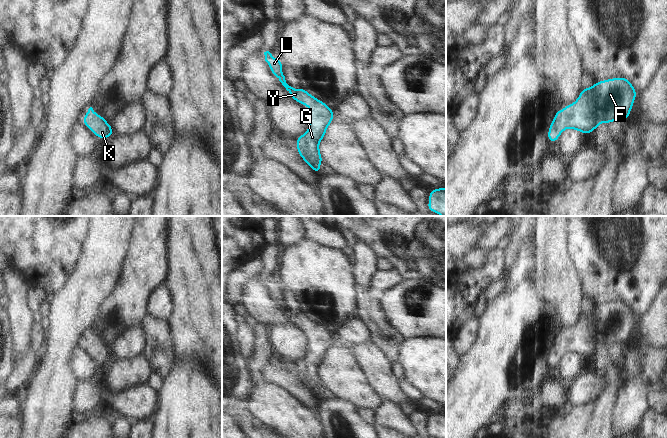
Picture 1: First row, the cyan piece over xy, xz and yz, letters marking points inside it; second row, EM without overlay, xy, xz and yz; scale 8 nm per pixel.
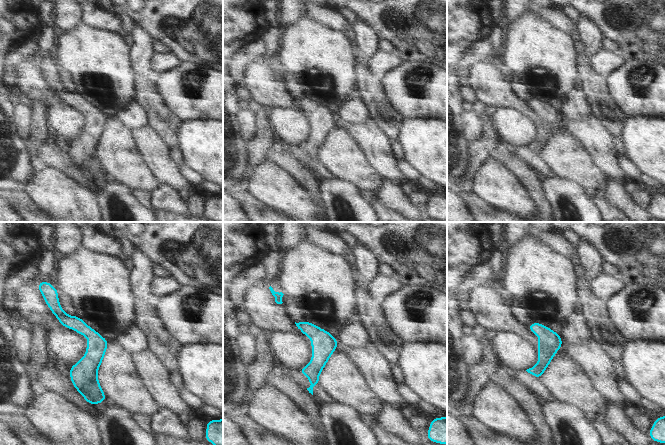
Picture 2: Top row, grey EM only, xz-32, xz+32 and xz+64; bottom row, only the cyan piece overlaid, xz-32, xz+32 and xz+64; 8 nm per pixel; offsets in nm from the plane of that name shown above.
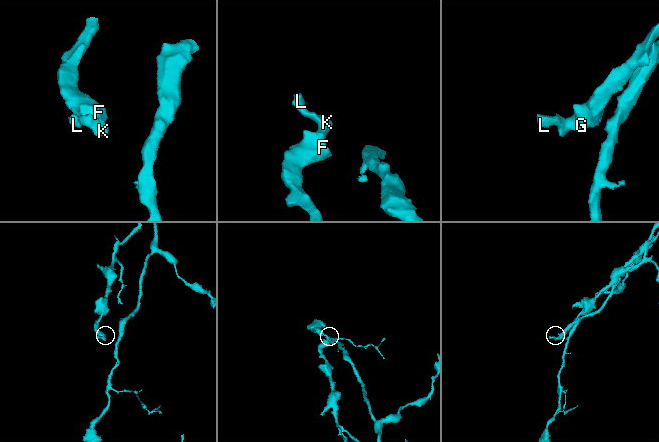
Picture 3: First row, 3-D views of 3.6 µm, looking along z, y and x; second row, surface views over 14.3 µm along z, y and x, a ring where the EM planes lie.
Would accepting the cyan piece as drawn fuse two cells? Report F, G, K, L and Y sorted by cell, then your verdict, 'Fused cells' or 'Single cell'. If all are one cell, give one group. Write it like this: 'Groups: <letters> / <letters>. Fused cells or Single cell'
Groups: F G K L Y. Single cell.

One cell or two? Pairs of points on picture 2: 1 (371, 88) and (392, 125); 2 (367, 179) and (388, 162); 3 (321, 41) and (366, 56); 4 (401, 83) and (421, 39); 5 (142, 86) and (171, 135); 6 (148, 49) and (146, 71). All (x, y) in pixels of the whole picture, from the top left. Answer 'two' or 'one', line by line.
1: one
2: two
3: two
4: two
5: one
6: one

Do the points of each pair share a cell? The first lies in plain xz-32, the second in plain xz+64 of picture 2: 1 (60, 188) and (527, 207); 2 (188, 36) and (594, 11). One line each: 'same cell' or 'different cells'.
1: same cell
2: same cell

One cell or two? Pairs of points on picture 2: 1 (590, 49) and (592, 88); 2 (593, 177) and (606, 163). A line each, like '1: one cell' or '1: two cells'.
1: two cells
2: two cells

